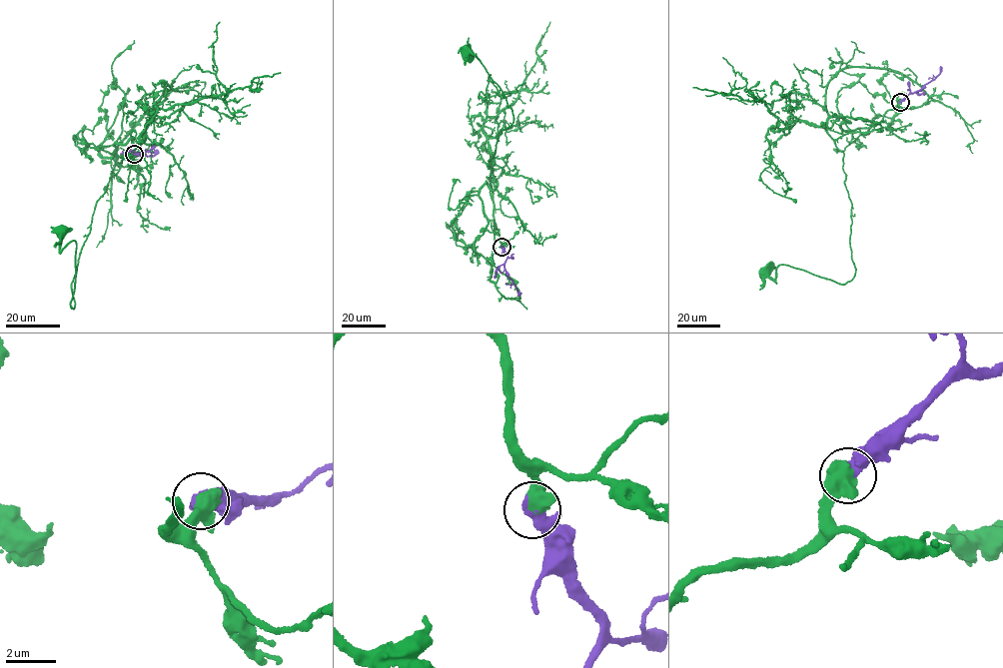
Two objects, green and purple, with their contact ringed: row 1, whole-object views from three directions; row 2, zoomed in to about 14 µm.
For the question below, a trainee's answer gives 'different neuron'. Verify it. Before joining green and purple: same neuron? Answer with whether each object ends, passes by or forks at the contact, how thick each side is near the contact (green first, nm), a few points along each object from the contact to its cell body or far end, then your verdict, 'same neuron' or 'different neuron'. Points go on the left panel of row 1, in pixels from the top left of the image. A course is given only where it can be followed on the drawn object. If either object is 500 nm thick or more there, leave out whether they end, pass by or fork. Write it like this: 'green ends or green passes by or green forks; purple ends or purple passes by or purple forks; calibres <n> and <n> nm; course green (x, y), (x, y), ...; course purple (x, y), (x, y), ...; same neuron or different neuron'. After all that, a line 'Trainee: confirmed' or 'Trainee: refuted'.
calibres 550 and 400 nm; course green (134, 154), (118, 157), (114, 145), (145, 130), (96, 202), (74, 308), (77, 245), (61, 250), (61, 231); course purple (134, 154), (152, 156), (157, 149); same neuron
Trainee: refuted

